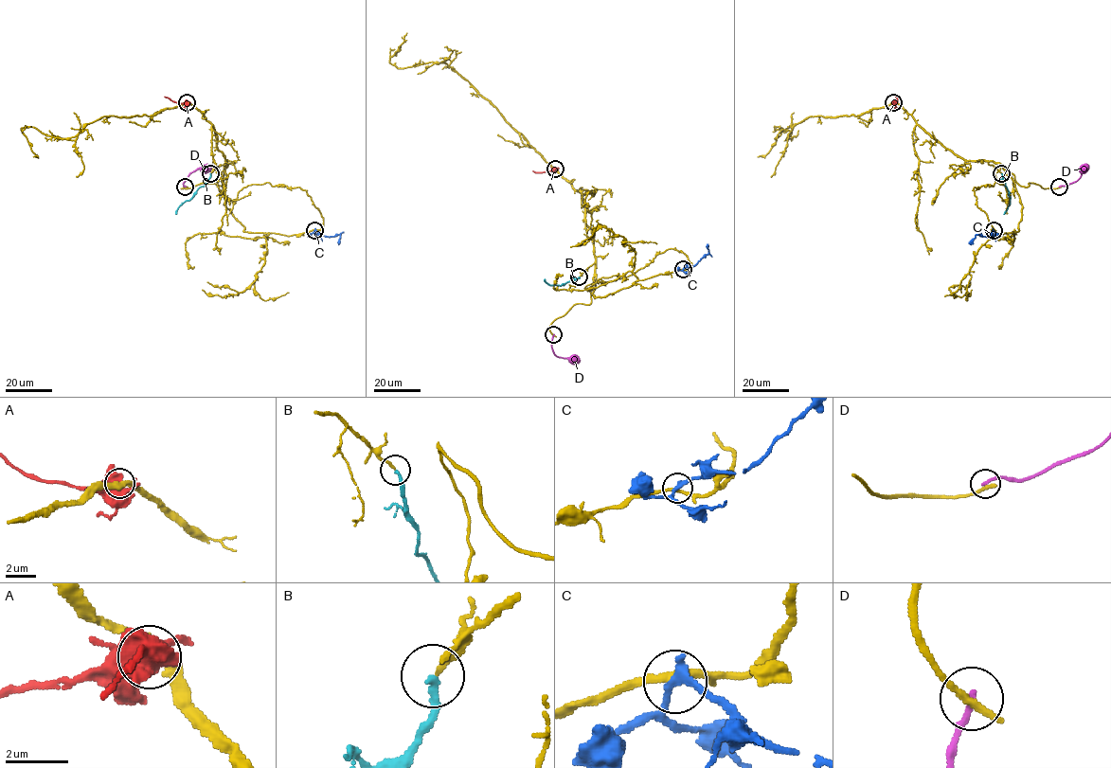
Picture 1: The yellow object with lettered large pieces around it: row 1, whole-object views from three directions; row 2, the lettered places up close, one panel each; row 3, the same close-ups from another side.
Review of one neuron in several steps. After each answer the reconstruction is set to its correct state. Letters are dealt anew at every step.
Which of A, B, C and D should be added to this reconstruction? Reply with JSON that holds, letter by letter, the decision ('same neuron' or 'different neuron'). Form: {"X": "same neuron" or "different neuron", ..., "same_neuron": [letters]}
{"A": "different neuron", "B": "same neuron", "C": "different neuron", "D": "different neuron", "same_neuron": ["B"]}

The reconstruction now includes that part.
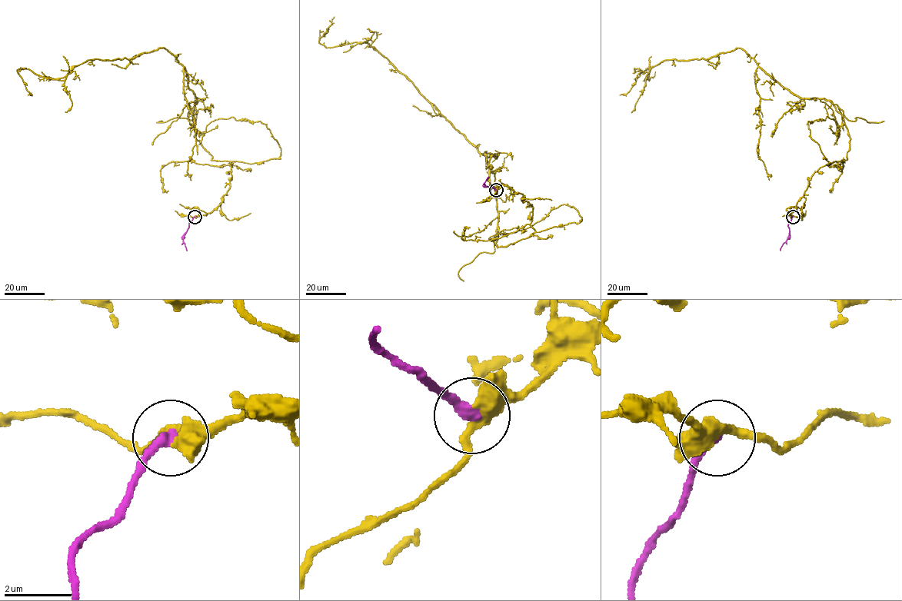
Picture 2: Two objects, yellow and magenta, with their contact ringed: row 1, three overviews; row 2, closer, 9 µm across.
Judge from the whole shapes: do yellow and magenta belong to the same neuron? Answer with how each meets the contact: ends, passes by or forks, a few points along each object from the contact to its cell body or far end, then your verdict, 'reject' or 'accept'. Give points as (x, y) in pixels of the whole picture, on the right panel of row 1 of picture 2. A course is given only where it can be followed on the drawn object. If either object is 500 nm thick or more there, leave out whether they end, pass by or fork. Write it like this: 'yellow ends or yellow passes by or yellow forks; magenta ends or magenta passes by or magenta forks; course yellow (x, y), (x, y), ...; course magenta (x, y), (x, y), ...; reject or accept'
yellow passes by; magenta ends; course yellow (793, 217), (811, 177), (847, 159), (847, 129), (830, 101), (793, 94), (739, 48), (665, 59), (619, 94); course magenta (793, 217), (788, 224), (790, 234), (780, 250); accept

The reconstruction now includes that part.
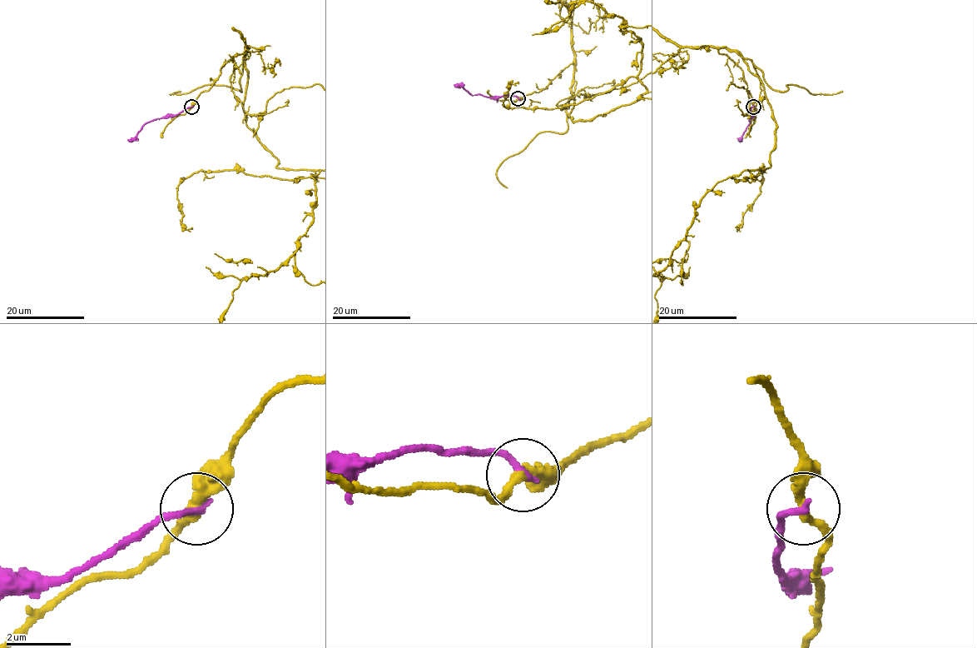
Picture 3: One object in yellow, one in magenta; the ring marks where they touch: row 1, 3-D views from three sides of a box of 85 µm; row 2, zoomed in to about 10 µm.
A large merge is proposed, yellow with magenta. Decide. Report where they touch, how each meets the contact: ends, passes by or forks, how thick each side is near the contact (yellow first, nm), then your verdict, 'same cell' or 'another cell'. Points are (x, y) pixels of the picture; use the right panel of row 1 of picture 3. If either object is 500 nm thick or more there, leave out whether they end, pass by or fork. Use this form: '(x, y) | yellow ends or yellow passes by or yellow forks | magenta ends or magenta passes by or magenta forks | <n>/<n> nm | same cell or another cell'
(753, 107) | yellow passes by | magenta ends | 320/240 nm | another cell

